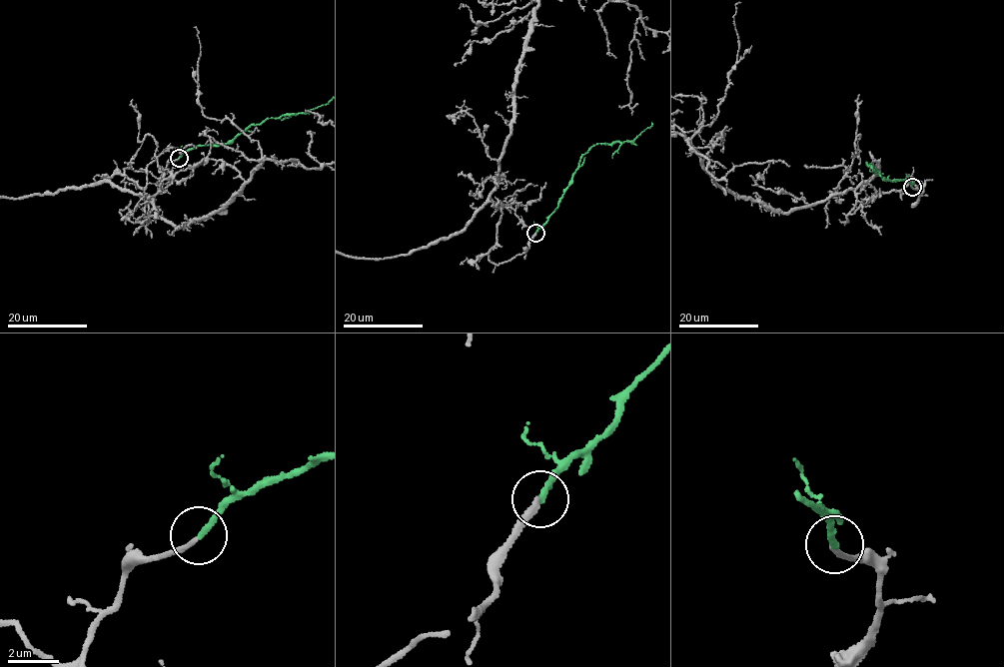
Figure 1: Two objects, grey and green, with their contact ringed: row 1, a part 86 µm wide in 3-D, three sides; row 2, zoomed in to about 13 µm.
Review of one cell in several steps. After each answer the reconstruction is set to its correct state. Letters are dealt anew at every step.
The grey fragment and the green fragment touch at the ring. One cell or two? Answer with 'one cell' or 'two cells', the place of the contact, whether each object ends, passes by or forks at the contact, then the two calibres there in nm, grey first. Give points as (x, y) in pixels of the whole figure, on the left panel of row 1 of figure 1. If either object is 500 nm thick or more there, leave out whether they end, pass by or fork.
one cell; at (179, 158); grey ends there; green ends there; 240 nm thick on the grey side, 240 nm on the other

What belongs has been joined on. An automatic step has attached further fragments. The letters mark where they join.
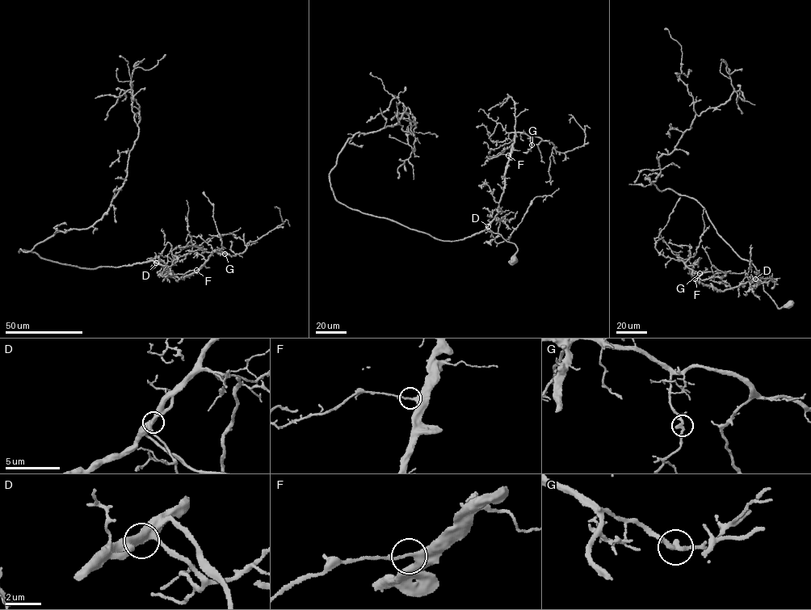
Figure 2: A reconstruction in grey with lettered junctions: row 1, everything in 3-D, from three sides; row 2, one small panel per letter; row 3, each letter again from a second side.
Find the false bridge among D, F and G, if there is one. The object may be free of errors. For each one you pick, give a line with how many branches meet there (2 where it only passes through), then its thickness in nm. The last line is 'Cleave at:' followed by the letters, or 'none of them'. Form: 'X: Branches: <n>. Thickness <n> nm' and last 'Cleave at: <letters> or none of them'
Cleave at: none of them

